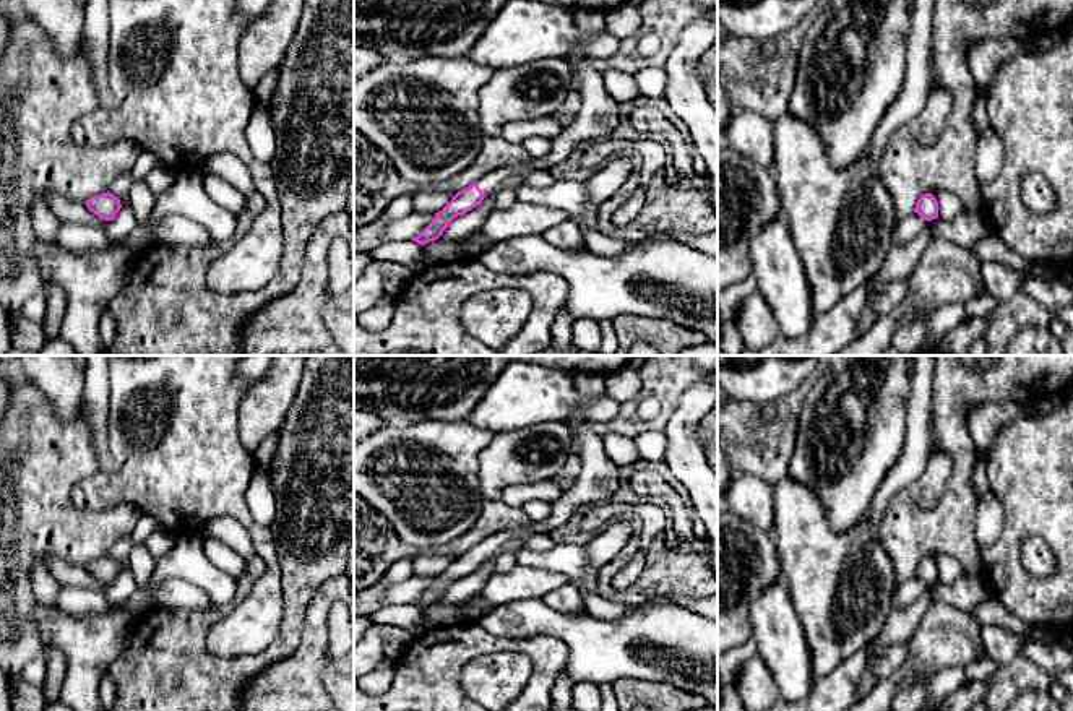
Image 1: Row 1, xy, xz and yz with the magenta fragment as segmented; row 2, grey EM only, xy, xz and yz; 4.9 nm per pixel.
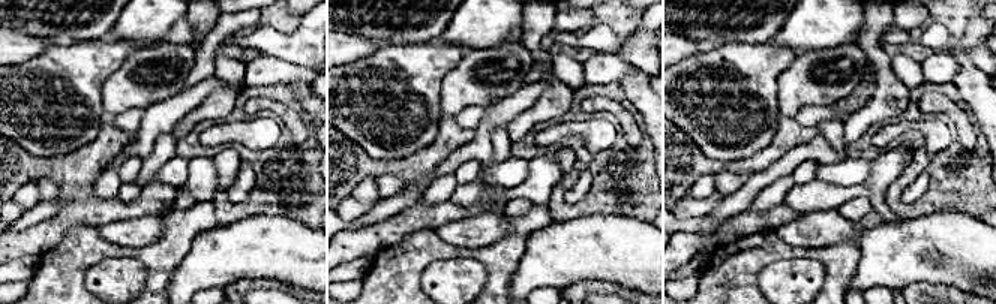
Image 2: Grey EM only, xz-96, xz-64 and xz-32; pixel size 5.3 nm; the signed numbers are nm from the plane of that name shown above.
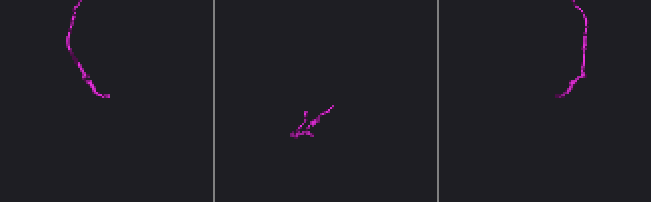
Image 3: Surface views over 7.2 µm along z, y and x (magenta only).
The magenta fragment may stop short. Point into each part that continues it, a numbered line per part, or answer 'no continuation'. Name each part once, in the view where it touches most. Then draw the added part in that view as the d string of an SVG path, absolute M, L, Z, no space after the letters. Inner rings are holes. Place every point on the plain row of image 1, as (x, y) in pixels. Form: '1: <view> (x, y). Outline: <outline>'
1: xz (534, 541). Outline: M521 526L485 539L479 545L479 552L485 560L489 560L510 541L521 541L524 547L534 552L547 552L555 547L555 542L547 536L547 532L534 532L532 526Z

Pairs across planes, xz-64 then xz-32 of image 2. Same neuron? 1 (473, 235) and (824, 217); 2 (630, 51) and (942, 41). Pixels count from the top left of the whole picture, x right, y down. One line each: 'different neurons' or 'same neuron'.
1: different neurons
2: same neuron

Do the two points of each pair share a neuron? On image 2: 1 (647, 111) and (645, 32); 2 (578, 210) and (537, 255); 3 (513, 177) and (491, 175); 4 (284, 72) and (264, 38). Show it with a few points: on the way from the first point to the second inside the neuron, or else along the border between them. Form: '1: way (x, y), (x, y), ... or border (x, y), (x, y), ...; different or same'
1: border (632, 65), (647, 74); different
2: border (603, 213), (555, 220); different
3: way (507, 175), (497, 175); same
4: border (261, 53), (308, 68); different

